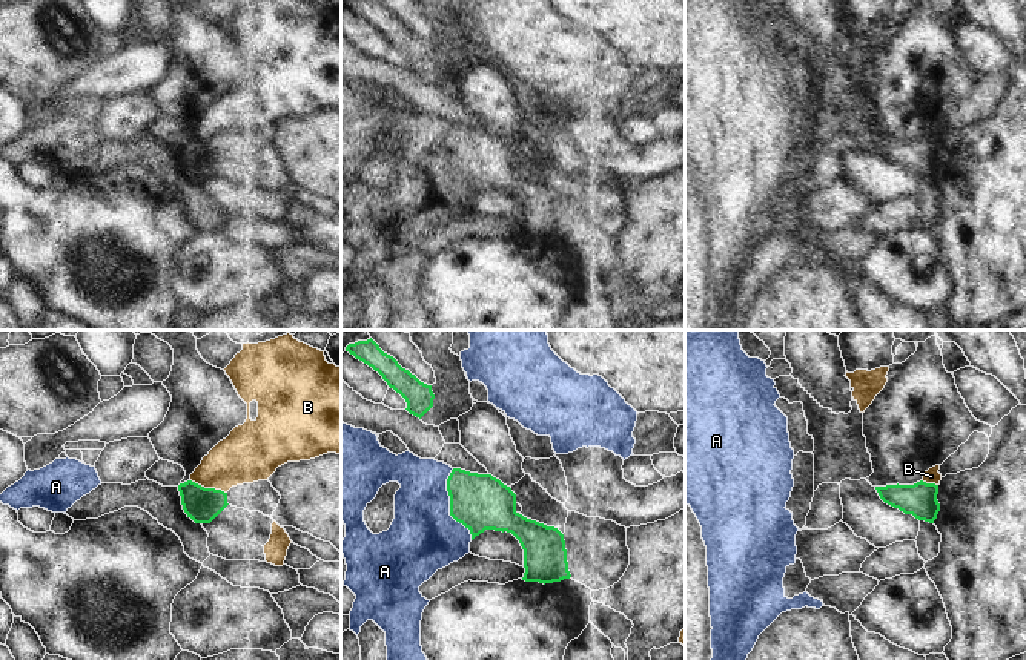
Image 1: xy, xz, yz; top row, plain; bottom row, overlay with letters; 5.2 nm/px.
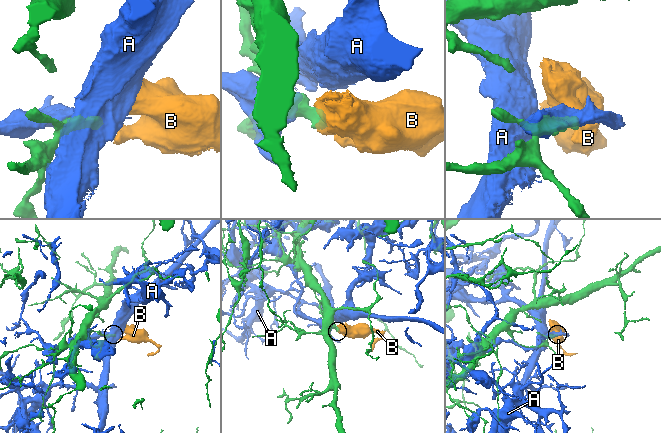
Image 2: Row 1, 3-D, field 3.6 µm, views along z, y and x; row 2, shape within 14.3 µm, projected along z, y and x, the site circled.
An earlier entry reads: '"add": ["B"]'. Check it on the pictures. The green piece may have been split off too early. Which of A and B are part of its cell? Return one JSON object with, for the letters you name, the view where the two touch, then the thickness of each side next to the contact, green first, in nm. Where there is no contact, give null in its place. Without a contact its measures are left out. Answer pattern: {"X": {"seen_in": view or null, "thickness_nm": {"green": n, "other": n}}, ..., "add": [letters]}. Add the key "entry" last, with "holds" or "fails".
{"add": [], "entry": "fails"}

